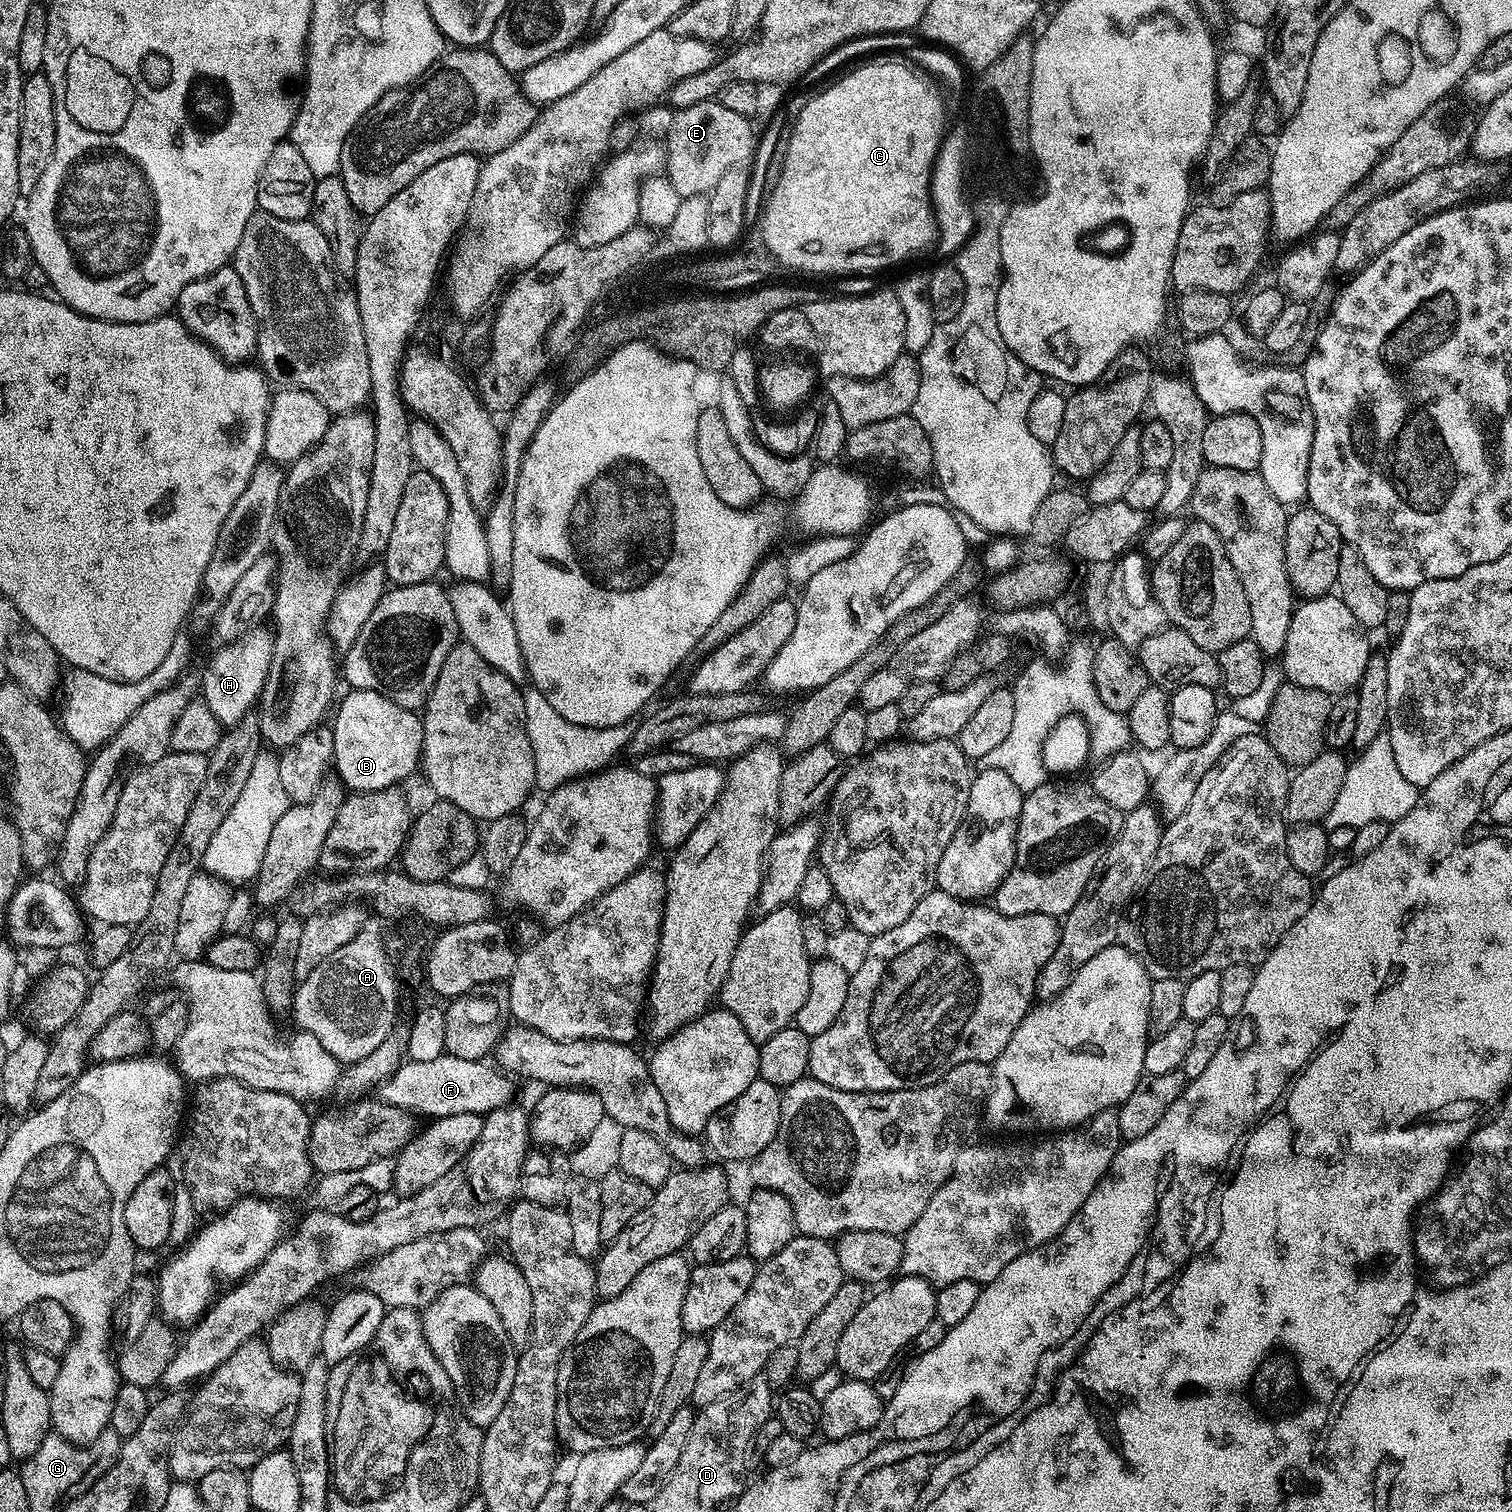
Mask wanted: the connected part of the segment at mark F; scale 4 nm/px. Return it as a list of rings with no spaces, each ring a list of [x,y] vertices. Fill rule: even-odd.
[[[447,1054],[431,1059],[430,1062],[408,1060],[401,1063],[400,1068],[392,1076],[380,1081],[378,1096],[390,1106],[401,1108],[404,1112],[428,1116],[424,1118],[466,1112],[487,1114],[509,1103],[509,1077],[503,1071],[493,1068],[484,1060],[454,1058]]]

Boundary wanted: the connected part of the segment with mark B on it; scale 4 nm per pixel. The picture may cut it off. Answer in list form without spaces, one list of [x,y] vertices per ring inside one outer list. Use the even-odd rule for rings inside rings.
[[[357,688],[355,690],[349,691],[347,693],[349,696],[345,698],[344,701],[339,704],[335,709],[336,721],[330,724],[332,733],[334,734],[334,772],[335,775],[340,775],[338,777],[339,783],[343,785],[349,793],[355,794],[358,792],[373,792],[374,790],[386,790],[387,788],[395,788],[397,786],[403,785],[403,780],[411,774],[412,771],[417,771],[418,765],[422,760],[422,753],[424,751],[424,721],[419,715],[411,708],[403,708],[398,706],[398,702],[390,702],[390,698],[386,698],[382,694],[377,692],[371,692],[365,688]]]

